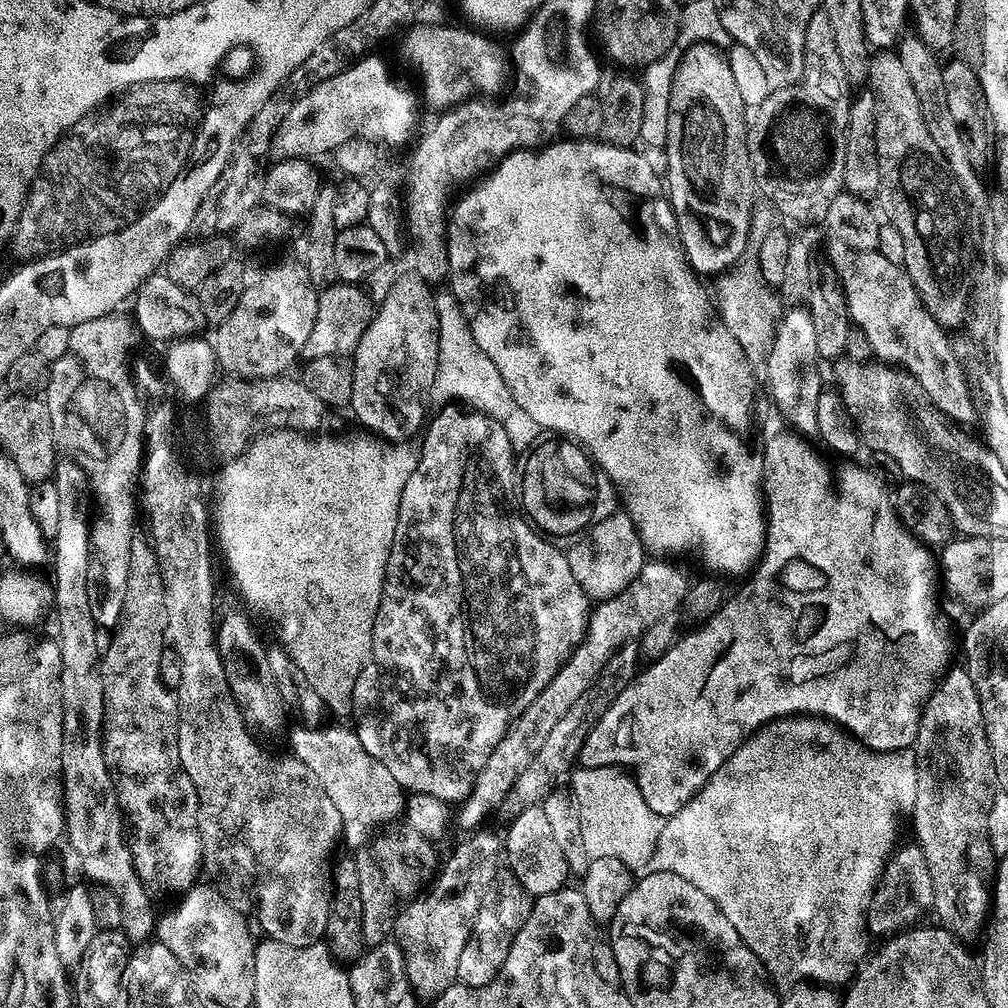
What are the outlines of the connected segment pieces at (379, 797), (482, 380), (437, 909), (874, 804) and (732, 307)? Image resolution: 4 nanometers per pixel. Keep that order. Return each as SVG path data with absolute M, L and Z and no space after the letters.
M299 727L292 732L293 753L291 755L304 765L310 773L311 779L315 780L320 788L326 790L326 794L332 799L334 806L338 806L338 810L344 813L345 821L357 820L360 824L388 824L391 820L401 819L402 813L405 811L405 793L398 786L398 782L394 782L394 778L390 778L390 770L386 770L386 766L382 766L382 762L378 762L373 756L366 754L362 742L358 742L356 733L351 727Z
M445 298L441 304L439 302L435 317L438 358L430 396L436 400L444 400L440 402L459 402L471 411L489 416L491 420L503 422L514 405L502 374L498 374L498 366L494 366L494 362L486 358L482 350L478 350L478 344L474 342L474 336L470 334L468 320L451 299Z
M476 830L465 835L468 837L449 854L444 869L441 872L439 869L438 875L431 881L432 892L425 891L409 899L405 903L408 905L405 908L403 905L394 917L394 940L400 945L400 955L404 957L404 974L408 987L421 1001L431 1002L441 996L450 985L457 983L458 958L462 958L462 950L468 939L473 936L472 927L477 924L476 915L480 909L480 900L486 891L484 876L493 875L492 863L496 860L496 854L498 856L502 850L501 837L484 831Z
M797 714L791 718L773 720L763 728L757 728L747 739L736 745L728 758L712 771L712 776L705 781L700 791L681 804L675 814L667 817L661 823L664 825L660 824L655 833L655 847L646 863L647 867L654 872L678 874L678 878L686 878L690 886L698 886L698 890L702 890L702 894L706 894L706 898L710 898L710 902L714 902L714 906L726 914L741 938L752 940L756 948L760 948L760 920L768 924L768 916L776 916L776 912L780 912L780 904L784 904L784 900L792 900L800 888L812 888L812 892L816 892L816 888L832 888L832 896L836 896L836 900L832 900L832 904L836 904L836 908L832 908L832 924L836 924L836 936L840 936L840 932L858 934L862 912L868 904L870 884L874 882L886 850L897 843L898 818L903 809L911 809L917 796L916 764L911 755L903 756L905 753L900 750L875 752L873 748L861 744L855 735L847 736L838 725L832 723L836 722Z
M748 262L745 268L732 268L724 280L716 284L714 296L718 301L718 315L726 330L737 344L745 361L763 361L772 347L772 337L776 335L776 322L782 315L782 304L777 293L764 283L755 263Z

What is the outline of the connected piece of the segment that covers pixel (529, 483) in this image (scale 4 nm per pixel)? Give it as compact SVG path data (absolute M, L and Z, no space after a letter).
M547 438L541 439L539 442L532 445L531 448L527 449L523 453L524 461L519 461L518 472L520 468L520 504L524 507L523 515L526 517L529 524L536 529L537 532L543 534L548 538L557 538L556 536L572 536L575 537L577 534L583 533L585 529L593 523L594 515L592 516L592 499L596 496L596 480L592 477L592 472L594 473L594 464L590 459L587 452L584 451L581 445L573 442L568 438L548 438L552 440L547 440Z

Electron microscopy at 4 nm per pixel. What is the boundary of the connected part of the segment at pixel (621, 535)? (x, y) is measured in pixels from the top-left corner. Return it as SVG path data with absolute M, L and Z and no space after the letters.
M617 510L613 516L599 520L597 519L575 541L577 544L566 552L568 565L578 586L582 586L584 593L596 602L610 599L622 591L631 580L640 575L646 561L646 550L640 543L640 536L637 535L627 512Z

